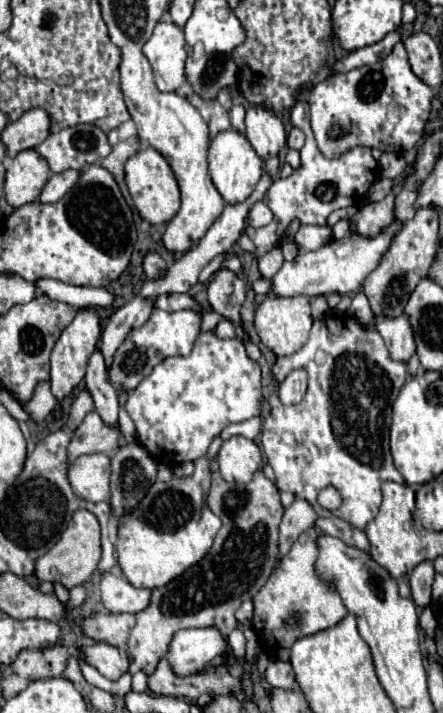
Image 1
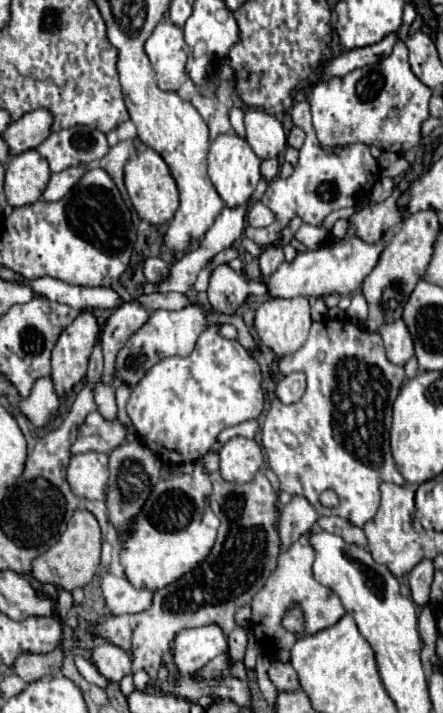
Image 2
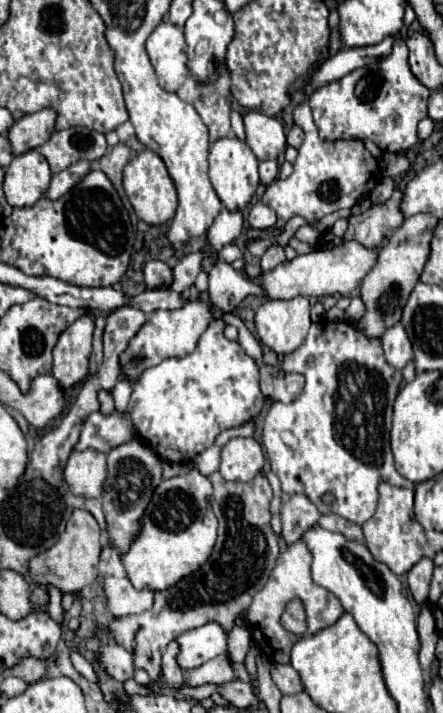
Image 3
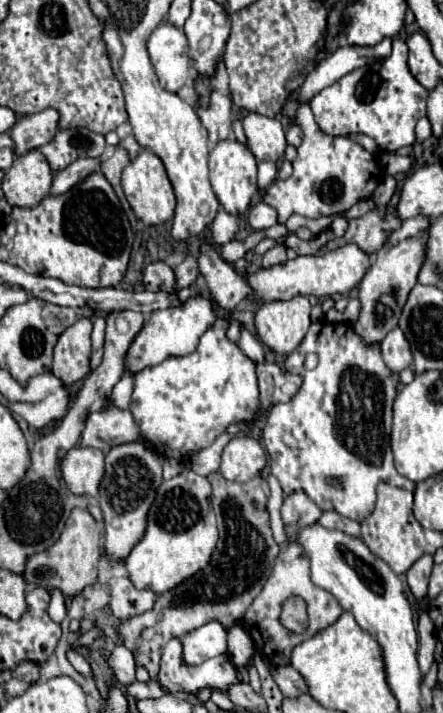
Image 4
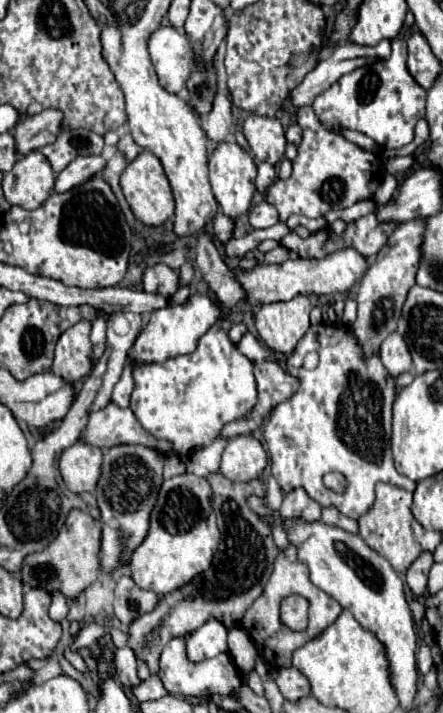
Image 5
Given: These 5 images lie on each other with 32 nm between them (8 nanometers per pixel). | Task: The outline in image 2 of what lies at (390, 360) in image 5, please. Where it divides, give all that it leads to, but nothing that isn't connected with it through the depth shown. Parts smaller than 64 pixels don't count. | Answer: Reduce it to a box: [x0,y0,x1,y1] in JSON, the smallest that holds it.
[380,320,414,366]

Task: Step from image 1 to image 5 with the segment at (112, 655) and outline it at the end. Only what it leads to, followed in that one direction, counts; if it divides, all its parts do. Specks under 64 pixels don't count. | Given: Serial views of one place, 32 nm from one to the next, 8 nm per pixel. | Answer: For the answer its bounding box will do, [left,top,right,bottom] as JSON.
[114,648,140,688]

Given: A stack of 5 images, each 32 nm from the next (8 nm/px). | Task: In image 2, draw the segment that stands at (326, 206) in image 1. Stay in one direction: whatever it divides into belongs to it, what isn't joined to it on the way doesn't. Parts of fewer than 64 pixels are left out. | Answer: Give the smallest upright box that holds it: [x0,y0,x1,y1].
[246,102,380,248]

